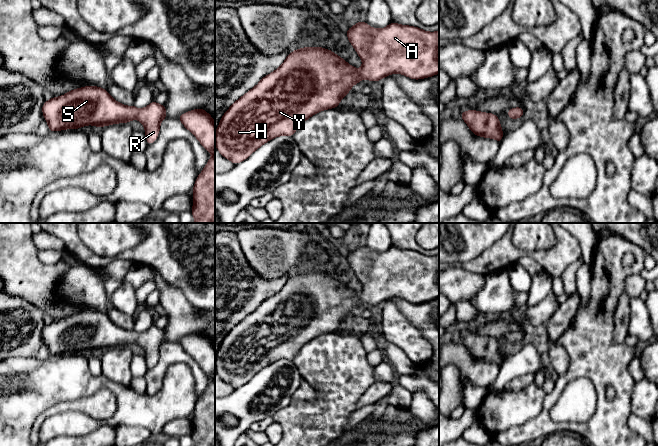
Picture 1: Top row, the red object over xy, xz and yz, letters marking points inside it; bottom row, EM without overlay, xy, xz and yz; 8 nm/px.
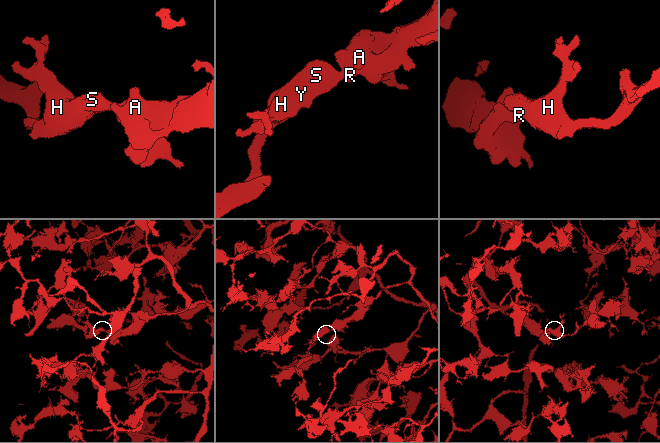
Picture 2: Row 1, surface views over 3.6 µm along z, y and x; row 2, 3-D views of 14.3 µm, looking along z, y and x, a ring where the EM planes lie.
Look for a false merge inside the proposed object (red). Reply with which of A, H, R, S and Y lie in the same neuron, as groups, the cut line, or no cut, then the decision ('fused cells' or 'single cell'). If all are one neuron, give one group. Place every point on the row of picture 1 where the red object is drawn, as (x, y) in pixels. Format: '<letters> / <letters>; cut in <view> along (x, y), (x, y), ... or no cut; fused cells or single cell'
A H R S Y; no cut; single cell

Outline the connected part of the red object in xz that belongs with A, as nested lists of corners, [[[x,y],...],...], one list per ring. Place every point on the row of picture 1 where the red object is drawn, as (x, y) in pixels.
[[[362,20],[348,28],[346,33],[363,62],[360,70],[334,51],[319,46],[294,50],[279,68],[263,77],[223,114],[215,133],[219,153],[235,165],[271,139],[293,136],[298,127],[314,114],[339,106],[341,99],[362,78],[377,82],[399,73],[419,80],[439,73],[439,31],[428,32],[395,22],[376,29]]]

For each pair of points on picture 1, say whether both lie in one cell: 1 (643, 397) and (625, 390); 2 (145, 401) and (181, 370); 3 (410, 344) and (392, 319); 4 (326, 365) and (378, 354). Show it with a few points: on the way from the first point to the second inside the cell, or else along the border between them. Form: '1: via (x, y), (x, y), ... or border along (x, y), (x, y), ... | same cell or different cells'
1: border along (635, 382), (632, 388), (631, 413) | different cells
2: via (155, 401), (177, 380) | same cell
3: via (407, 338), (394, 325) | same cell
4: border along (366, 353), (366, 359), (374, 367) | different cells

